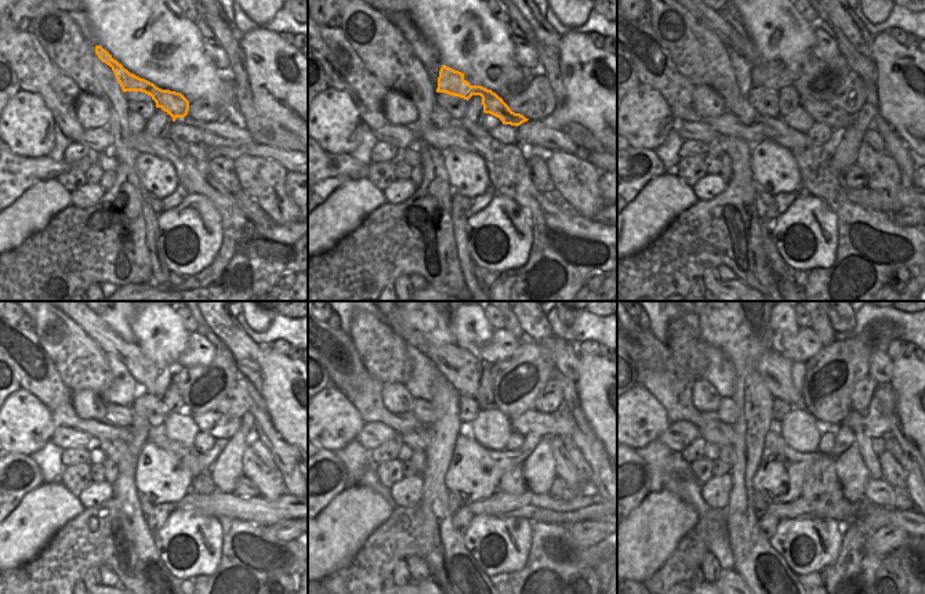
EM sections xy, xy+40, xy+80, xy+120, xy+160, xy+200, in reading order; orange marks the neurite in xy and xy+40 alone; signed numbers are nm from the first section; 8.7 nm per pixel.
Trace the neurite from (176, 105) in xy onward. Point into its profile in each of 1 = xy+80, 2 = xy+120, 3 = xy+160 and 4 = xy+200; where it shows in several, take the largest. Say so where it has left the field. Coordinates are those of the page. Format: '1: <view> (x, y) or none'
1: xy+80 (822, 112)
2: xy+120 (217, 424)
3: xy+160 (562, 423)
4: xy+200 (875, 422)

